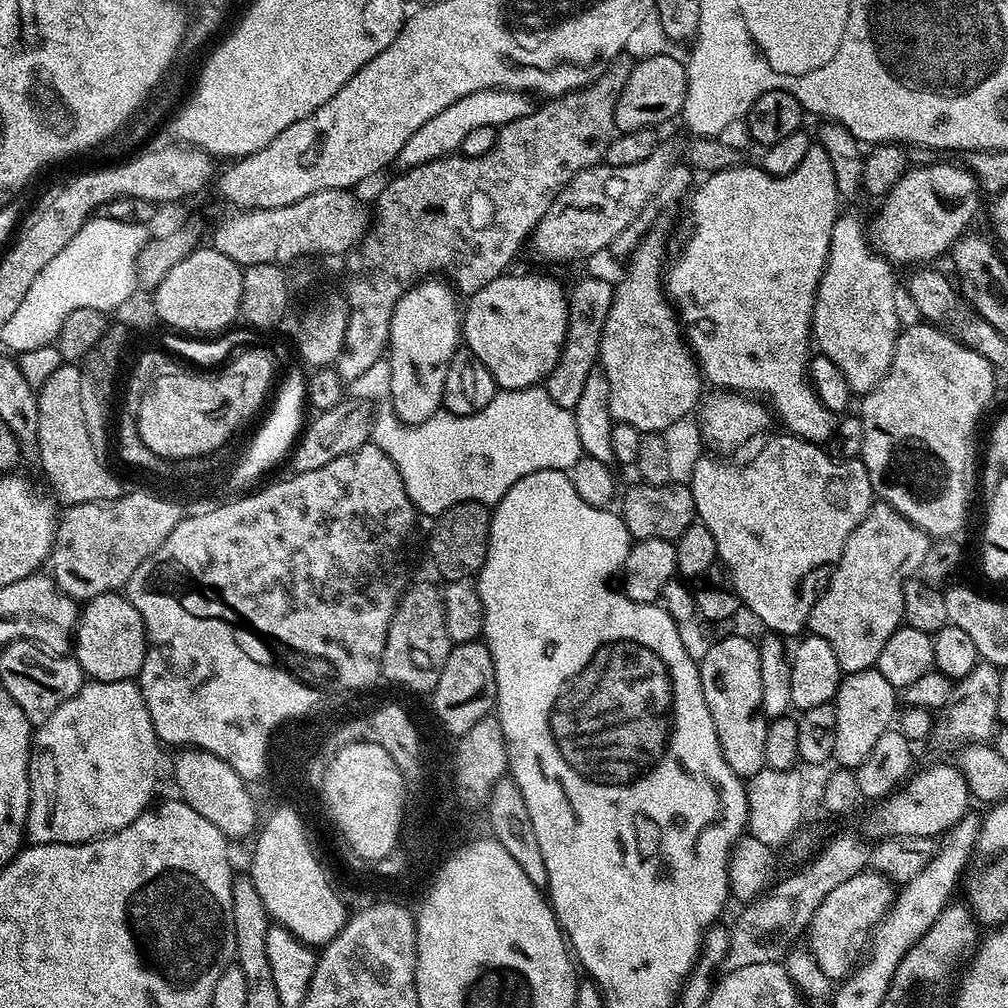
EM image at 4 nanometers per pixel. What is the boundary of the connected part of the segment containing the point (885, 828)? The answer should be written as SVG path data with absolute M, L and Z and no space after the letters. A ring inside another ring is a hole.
M955 763L936 764L933 768L924 768L918 772L879 805L881 833L940 838L961 818L969 815L970 793L966 778L962 778Z

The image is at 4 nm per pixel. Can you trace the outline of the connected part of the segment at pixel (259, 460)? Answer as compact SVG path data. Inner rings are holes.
M303 367L290 369L284 380L277 385L271 404L272 408L267 414L264 422L253 436L246 452L232 464L229 469L230 486L236 491L233 493L242 494L255 487L254 482L260 476L272 469L279 461L280 463L291 453L299 439L300 433L306 422L304 410L308 408L307 403L307 373ZM301 368L301 369L300 369ZM283 380L283 381L282 381ZM281 383L281 384L280 384Z

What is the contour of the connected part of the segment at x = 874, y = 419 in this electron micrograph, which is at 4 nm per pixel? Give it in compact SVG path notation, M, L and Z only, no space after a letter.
M919 323L901 331L890 370L859 401L858 415L864 427L859 459L870 474L877 501L898 510L929 538L952 538L968 516L968 495L976 480L978 484L976 423L996 392L998 376L991 362L961 344L957 337L949 336L935 324Z

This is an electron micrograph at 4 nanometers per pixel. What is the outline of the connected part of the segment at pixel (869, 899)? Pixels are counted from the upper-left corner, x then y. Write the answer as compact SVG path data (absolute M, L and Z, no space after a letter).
M871 870L858 873L854 878L842 882L842 886L830 890L830 894L826 894L810 925L810 951L818 966L822 966L822 974L826 974L828 980L839 982L859 965L870 943L872 929L888 913L893 899L892 881Z

